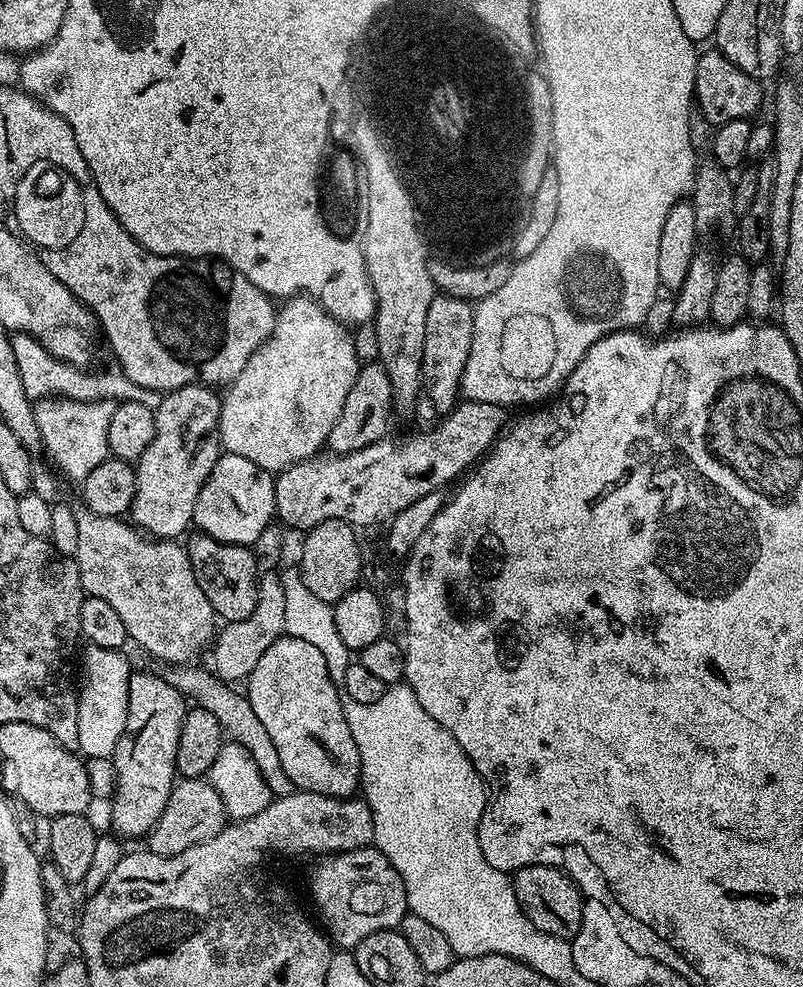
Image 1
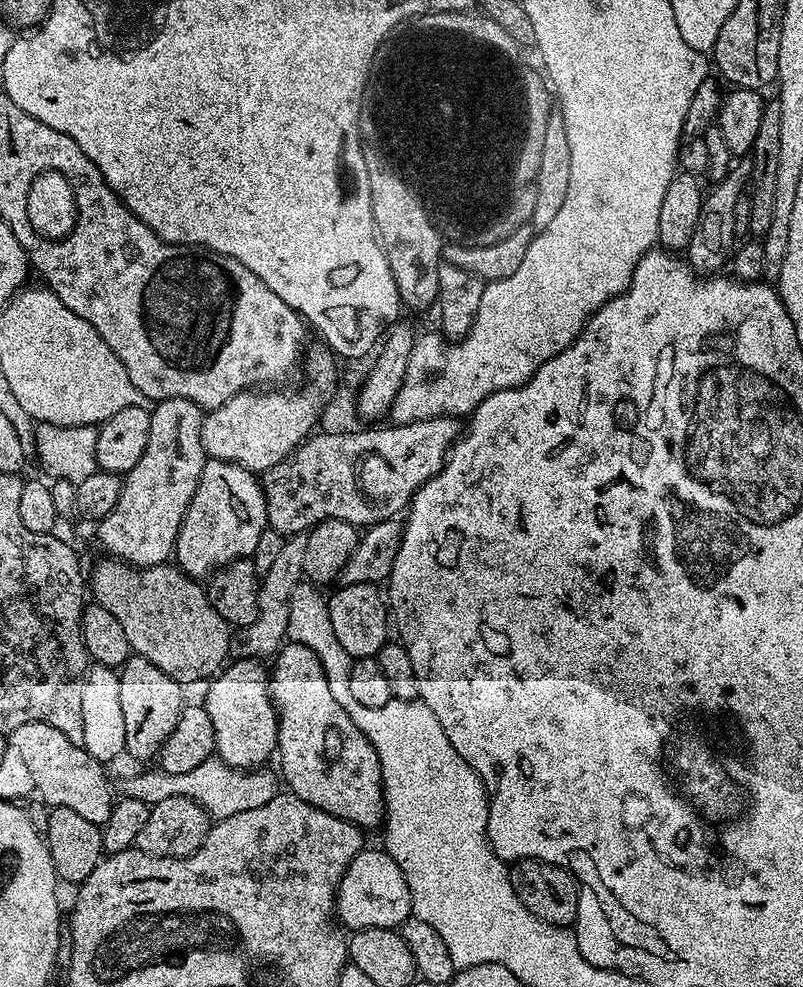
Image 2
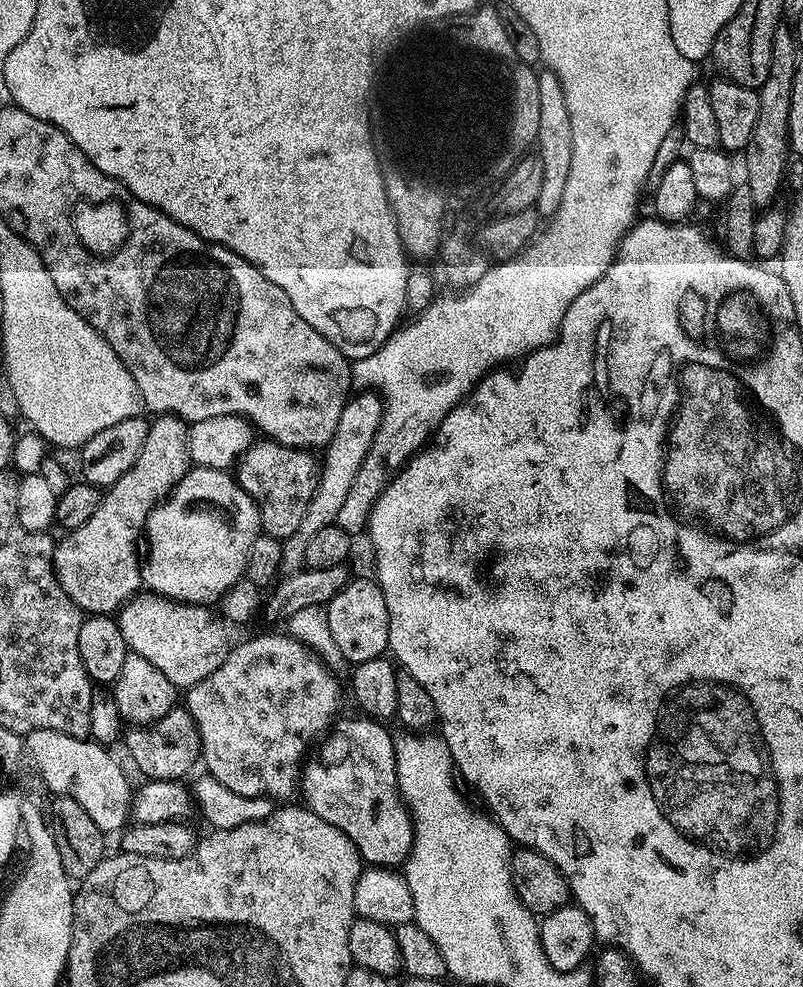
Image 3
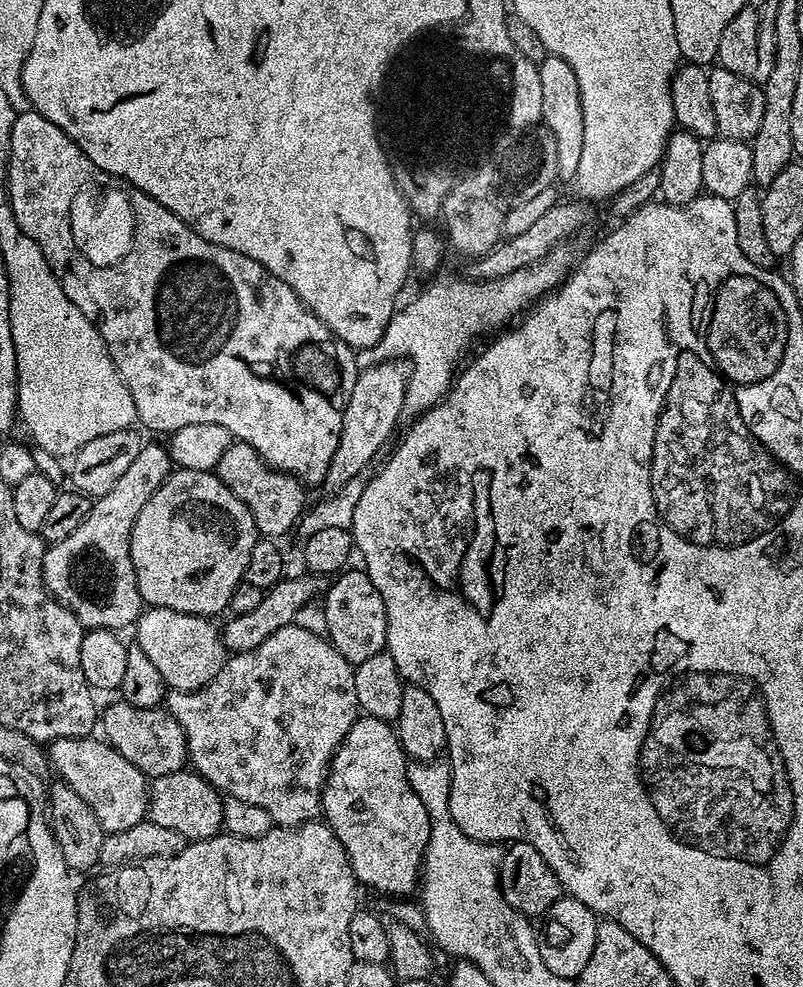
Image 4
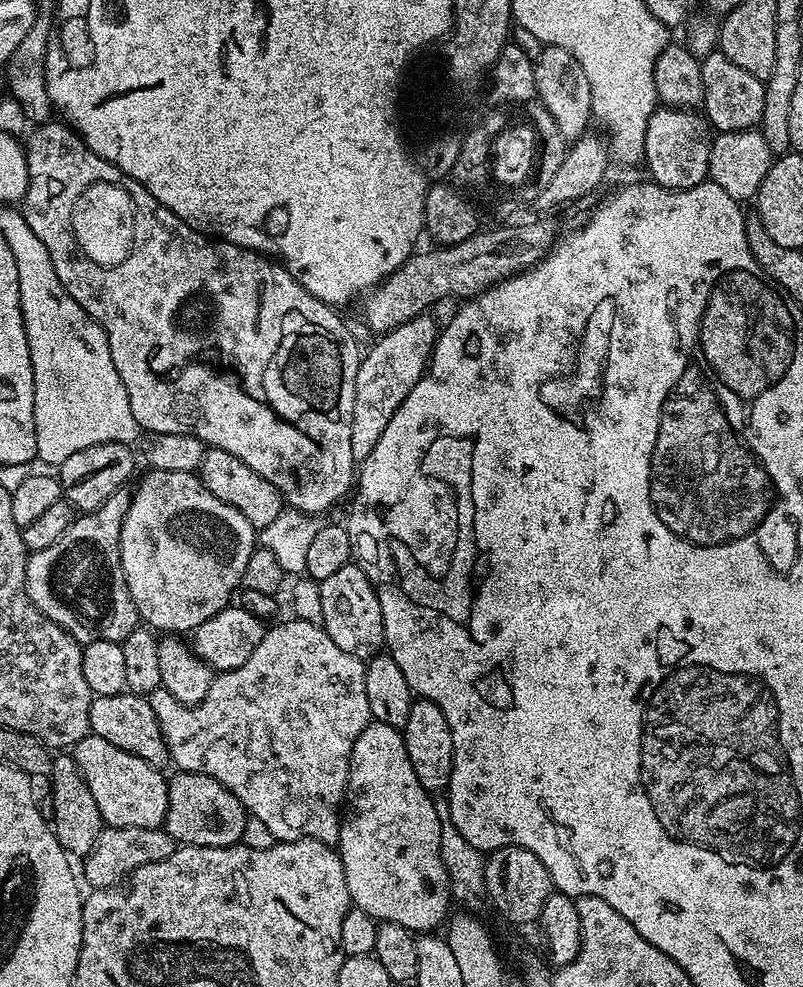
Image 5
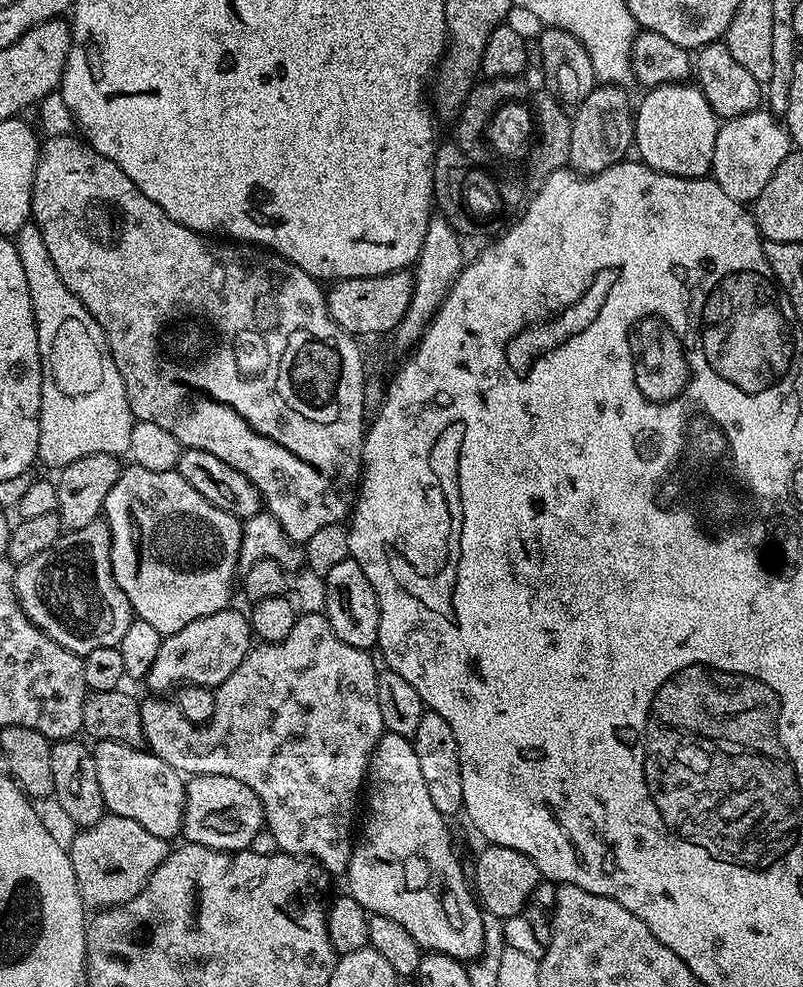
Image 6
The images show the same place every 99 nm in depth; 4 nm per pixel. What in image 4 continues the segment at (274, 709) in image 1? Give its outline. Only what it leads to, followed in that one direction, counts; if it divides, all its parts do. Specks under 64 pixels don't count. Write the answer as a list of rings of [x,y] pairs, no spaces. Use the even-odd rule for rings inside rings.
[[[373,716],[358,718],[354,726],[350,726],[344,743],[332,756],[320,799],[323,823],[328,824],[338,842],[342,842],[352,863],[357,885],[364,887],[365,884],[384,896],[396,896],[392,898],[408,898],[412,891],[412,895],[417,891],[426,842],[430,842],[429,815],[426,814],[426,806],[422,806],[422,798],[418,798],[418,794],[414,794],[414,786],[410,786],[409,763],[404,747],[396,737],[395,727],[389,721]]]

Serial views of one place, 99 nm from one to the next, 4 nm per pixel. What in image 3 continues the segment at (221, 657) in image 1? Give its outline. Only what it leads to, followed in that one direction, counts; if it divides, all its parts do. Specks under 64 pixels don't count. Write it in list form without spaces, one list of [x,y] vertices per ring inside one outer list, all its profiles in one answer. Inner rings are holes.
[[[372,390],[364,391],[368,392],[362,393],[361,396],[353,395],[349,399],[347,406],[342,410],[342,418],[338,418],[338,430],[334,430],[334,438],[330,438],[330,442],[323,449],[320,481],[306,510],[306,518],[302,518],[298,530],[294,530],[294,534],[290,534],[290,538],[283,541],[281,573],[291,574],[305,567],[307,544],[314,539],[314,534],[318,534],[318,530],[339,521],[342,502],[346,502],[346,494],[356,484],[356,475],[374,442],[374,434],[384,413],[384,402],[379,395]]]

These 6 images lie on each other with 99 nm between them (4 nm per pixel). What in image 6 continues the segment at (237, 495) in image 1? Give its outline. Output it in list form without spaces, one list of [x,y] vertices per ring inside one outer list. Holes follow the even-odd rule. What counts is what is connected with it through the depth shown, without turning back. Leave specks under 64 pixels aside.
[[[132,464],[121,471],[118,482],[106,494],[106,502],[102,513],[103,519],[108,521],[108,529],[112,535],[112,549],[110,550],[110,562],[112,563],[112,573],[126,598],[130,602],[135,619],[150,622],[154,630],[158,630],[161,637],[174,634],[182,630],[182,626],[190,626],[190,622],[198,622],[198,618],[206,618],[206,614],[218,614],[224,608],[229,607],[232,596],[232,575],[237,575],[238,565],[240,563],[240,547],[242,546],[242,521],[234,514],[226,514],[226,510],[218,510],[214,502],[206,502],[186,478],[175,470],[170,472],[159,472],[158,470],[142,470],[142,466]]]

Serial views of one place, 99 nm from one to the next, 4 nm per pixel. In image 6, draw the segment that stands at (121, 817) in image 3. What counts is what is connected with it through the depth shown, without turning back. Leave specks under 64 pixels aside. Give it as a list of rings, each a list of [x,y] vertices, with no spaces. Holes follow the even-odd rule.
[[[113,740],[95,741],[92,757],[104,806],[111,815],[134,818],[138,826],[169,842],[181,835],[186,783],[181,772],[174,770],[174,766],[166,766],[162,758],[143,747],[132,748],[129,744],[119,744]]]

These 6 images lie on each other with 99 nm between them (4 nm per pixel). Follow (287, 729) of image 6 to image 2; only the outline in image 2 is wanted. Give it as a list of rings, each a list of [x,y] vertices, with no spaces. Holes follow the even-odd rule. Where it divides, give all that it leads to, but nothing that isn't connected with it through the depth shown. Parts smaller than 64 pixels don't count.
[[[256,658],[234,660],[207,681],[208,693],[202,697],[202,703],[214,726],[215,755],[232,768],[259,770],[268,764],[271,756],[273,759],[278,738],[276,707],[268,692],[270,672]]]

